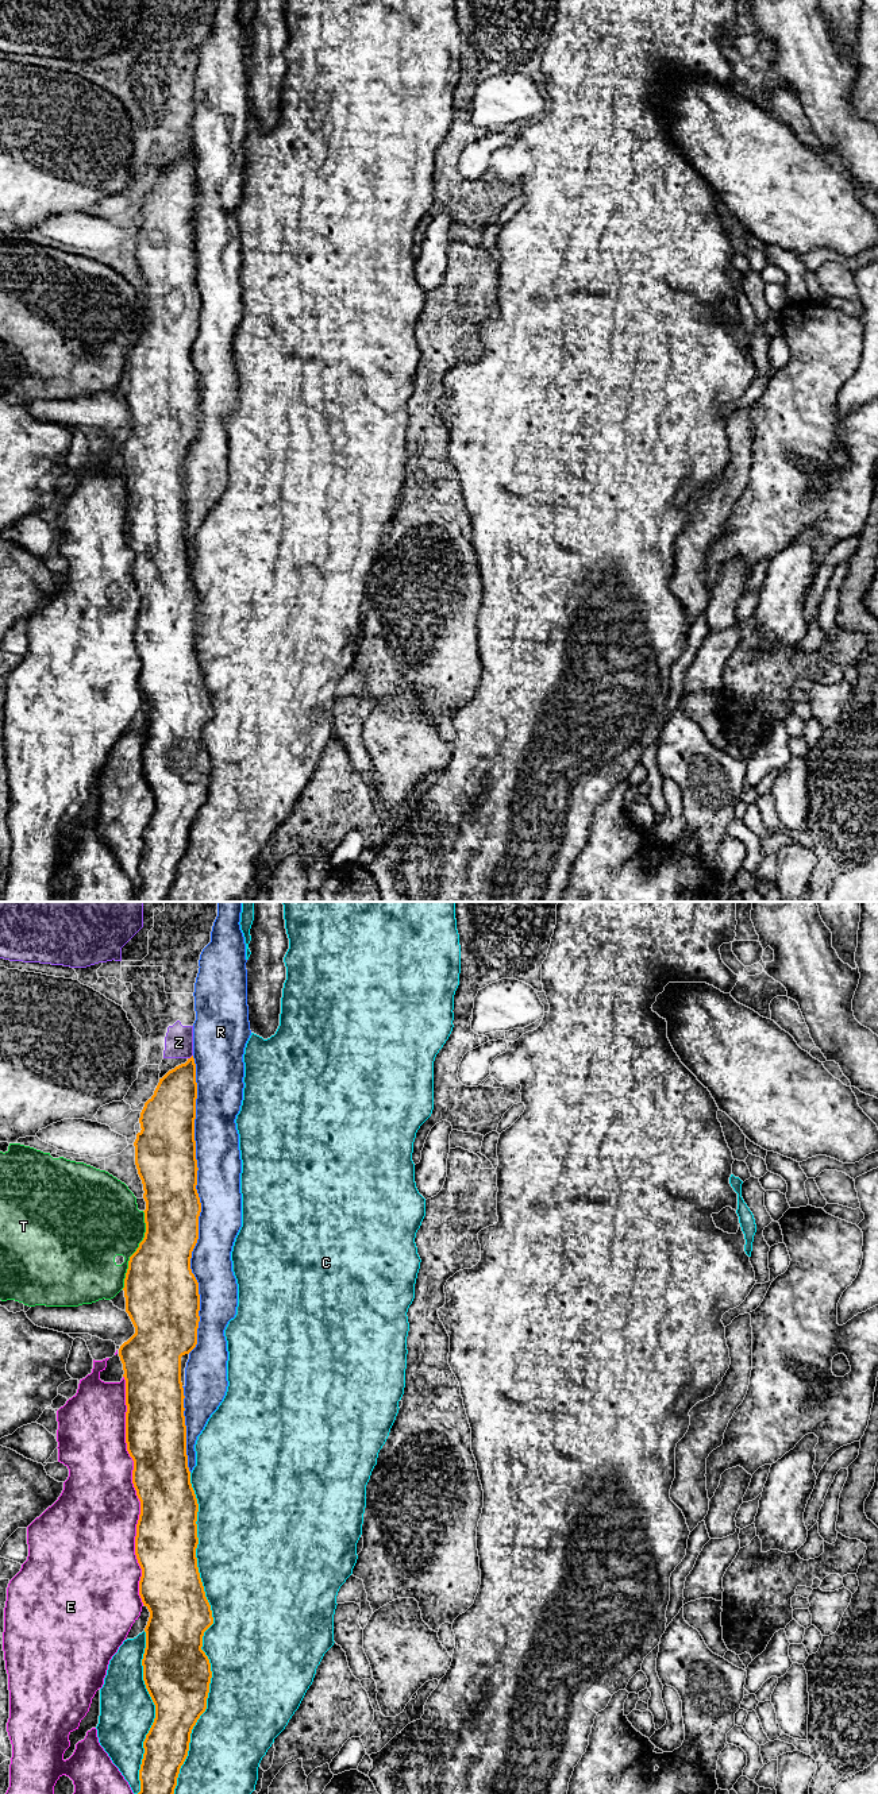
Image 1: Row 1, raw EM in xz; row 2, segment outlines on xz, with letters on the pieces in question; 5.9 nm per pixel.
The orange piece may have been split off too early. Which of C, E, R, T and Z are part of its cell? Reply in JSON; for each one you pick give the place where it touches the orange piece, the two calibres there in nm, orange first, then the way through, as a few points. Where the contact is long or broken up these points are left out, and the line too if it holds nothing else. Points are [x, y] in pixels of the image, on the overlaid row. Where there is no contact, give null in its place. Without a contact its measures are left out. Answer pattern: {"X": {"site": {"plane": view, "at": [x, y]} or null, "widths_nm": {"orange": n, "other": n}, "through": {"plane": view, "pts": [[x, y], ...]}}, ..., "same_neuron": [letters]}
{"R": {"site": {"plane": "xz", "at": [200, 1204]}, "widths_nm": {"orange": 340, "other": 260}}, "same_neuron": ["R"]}

